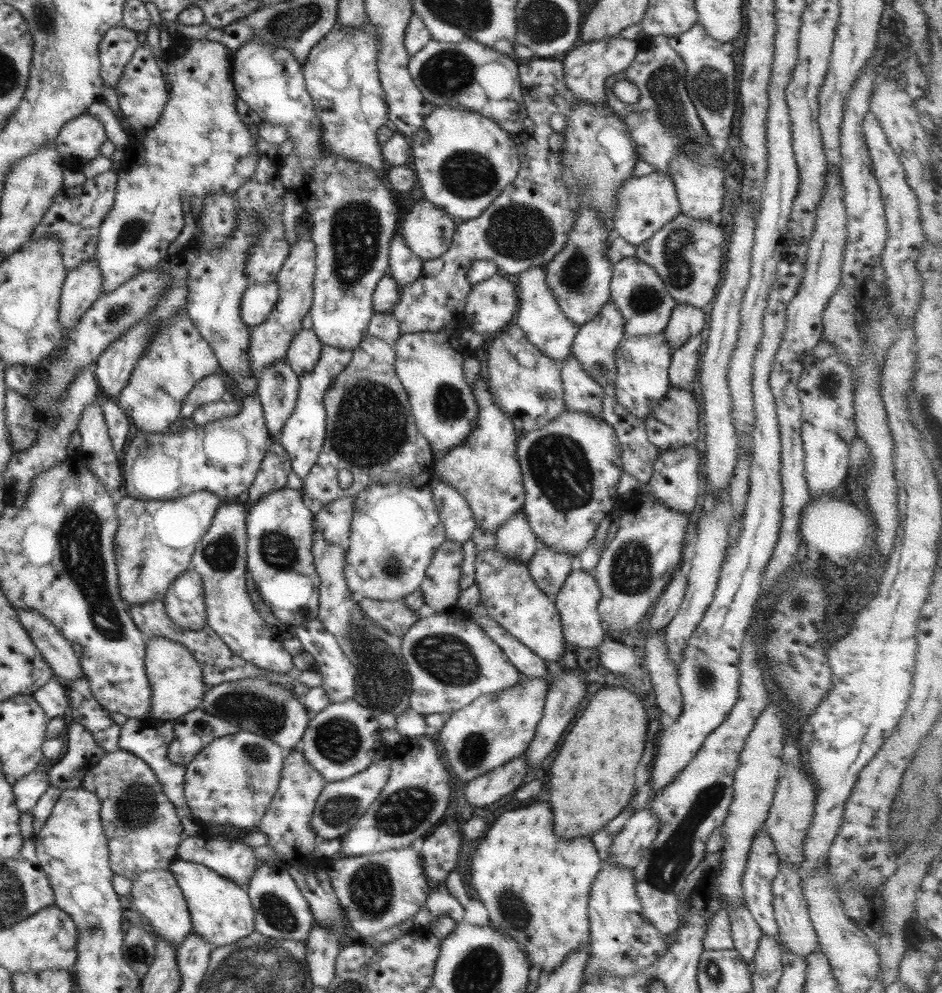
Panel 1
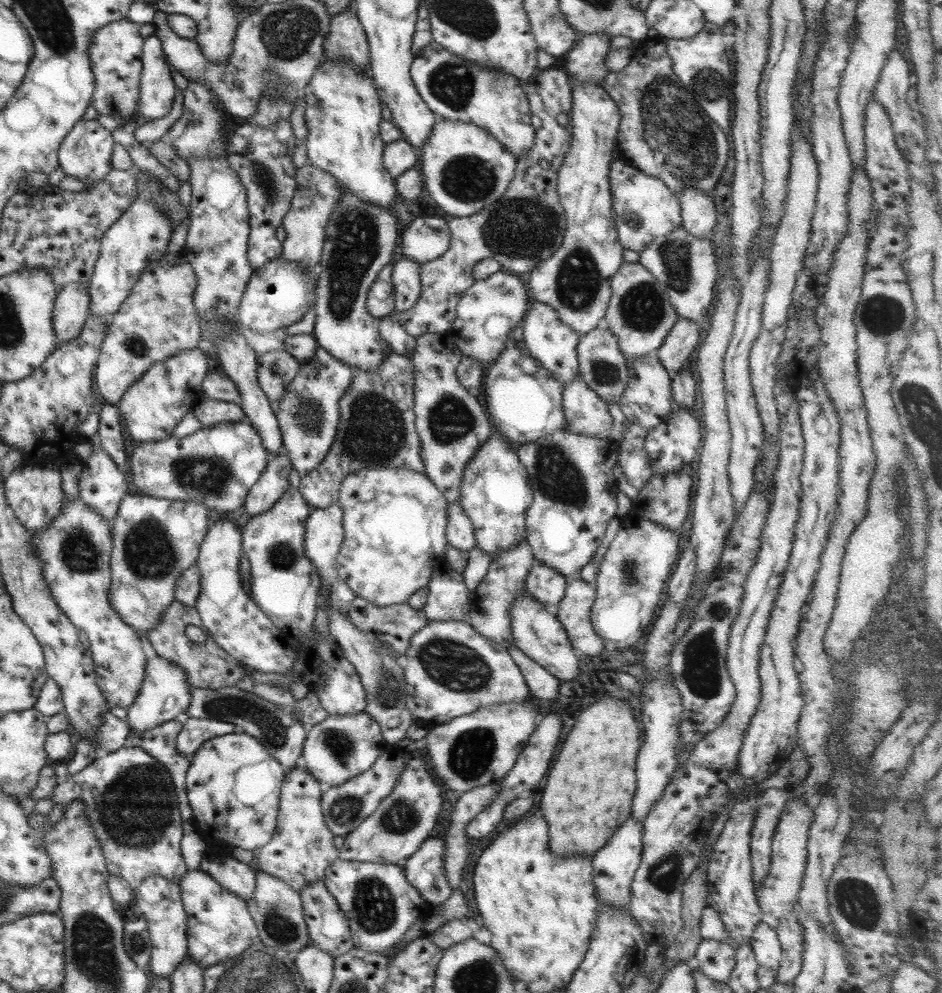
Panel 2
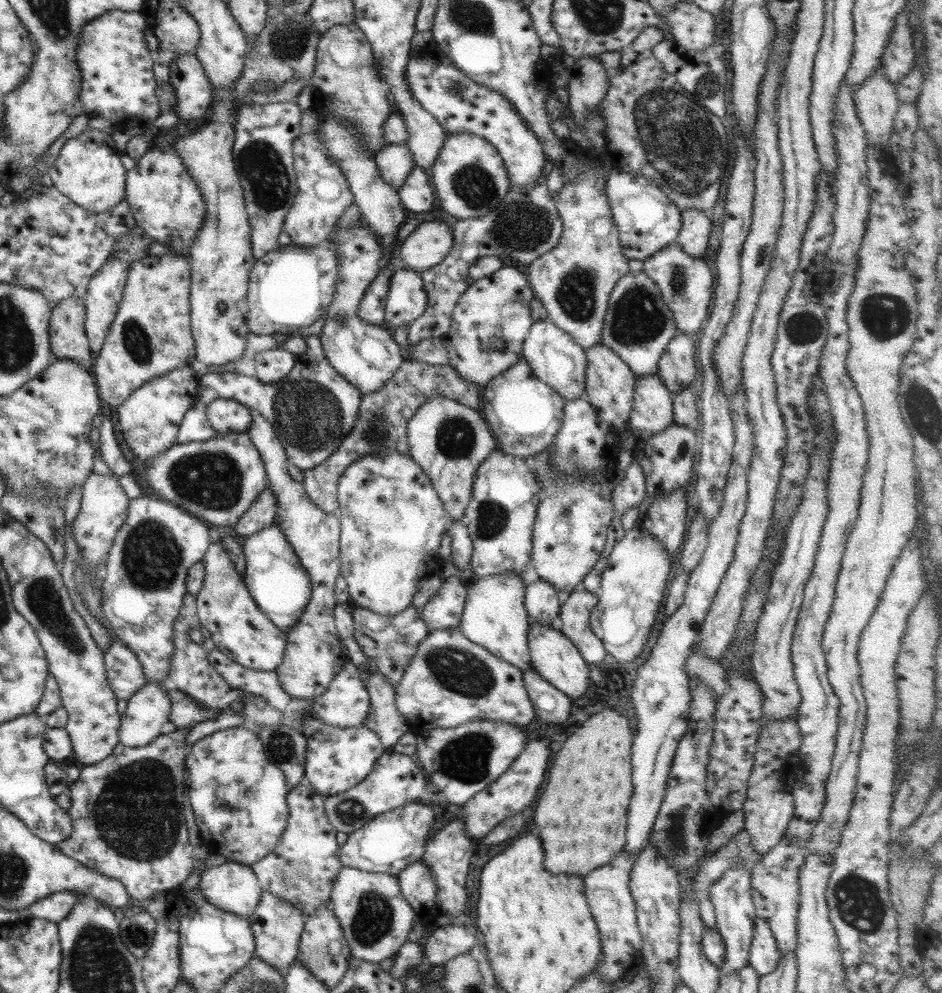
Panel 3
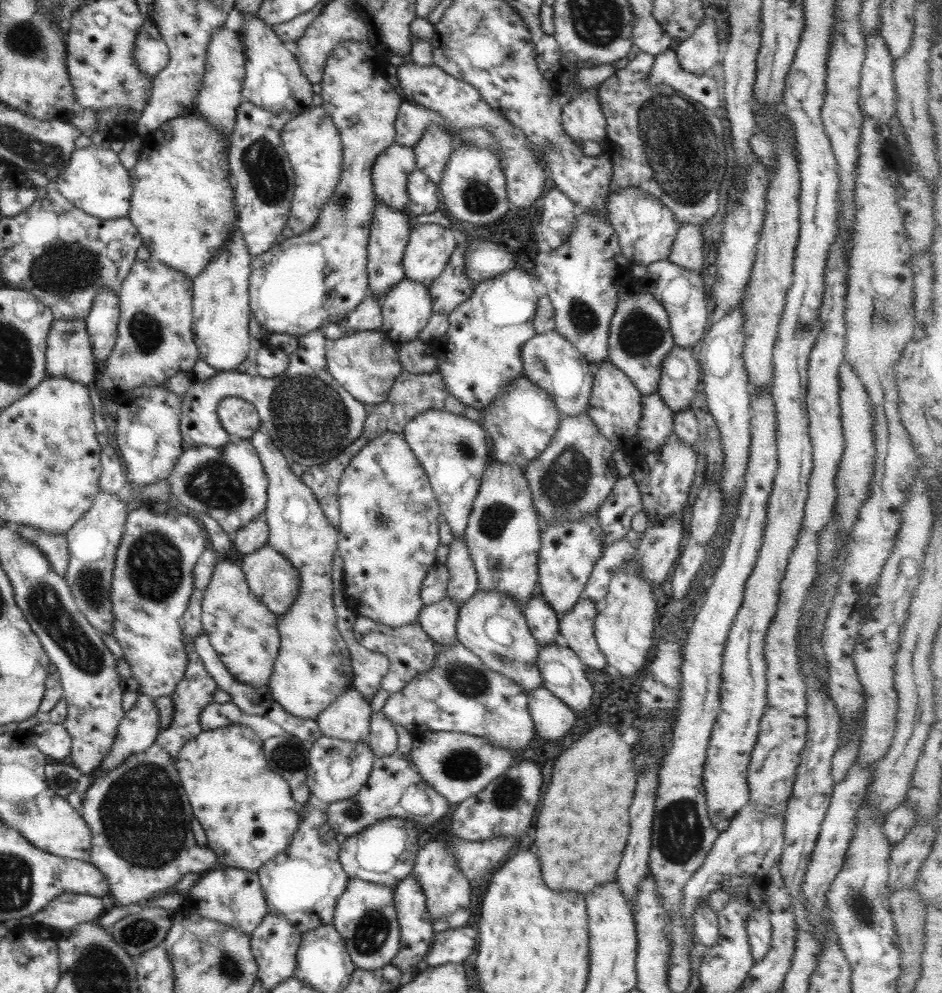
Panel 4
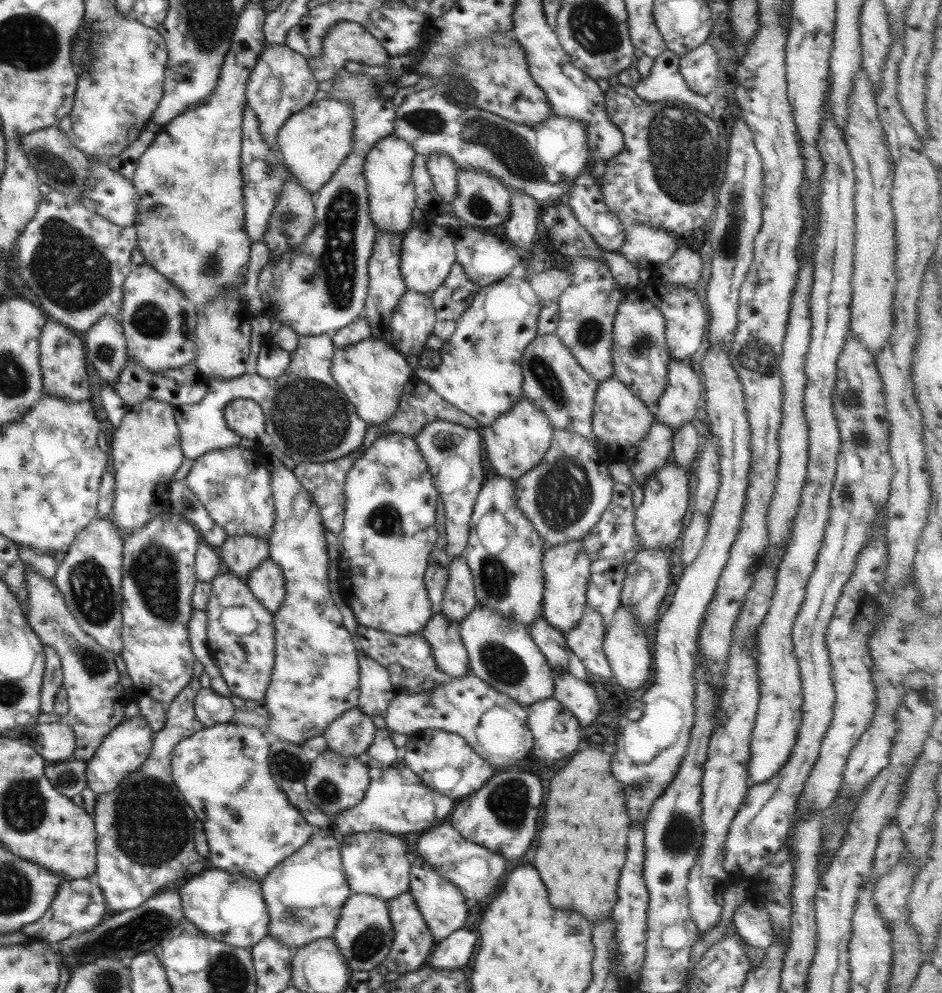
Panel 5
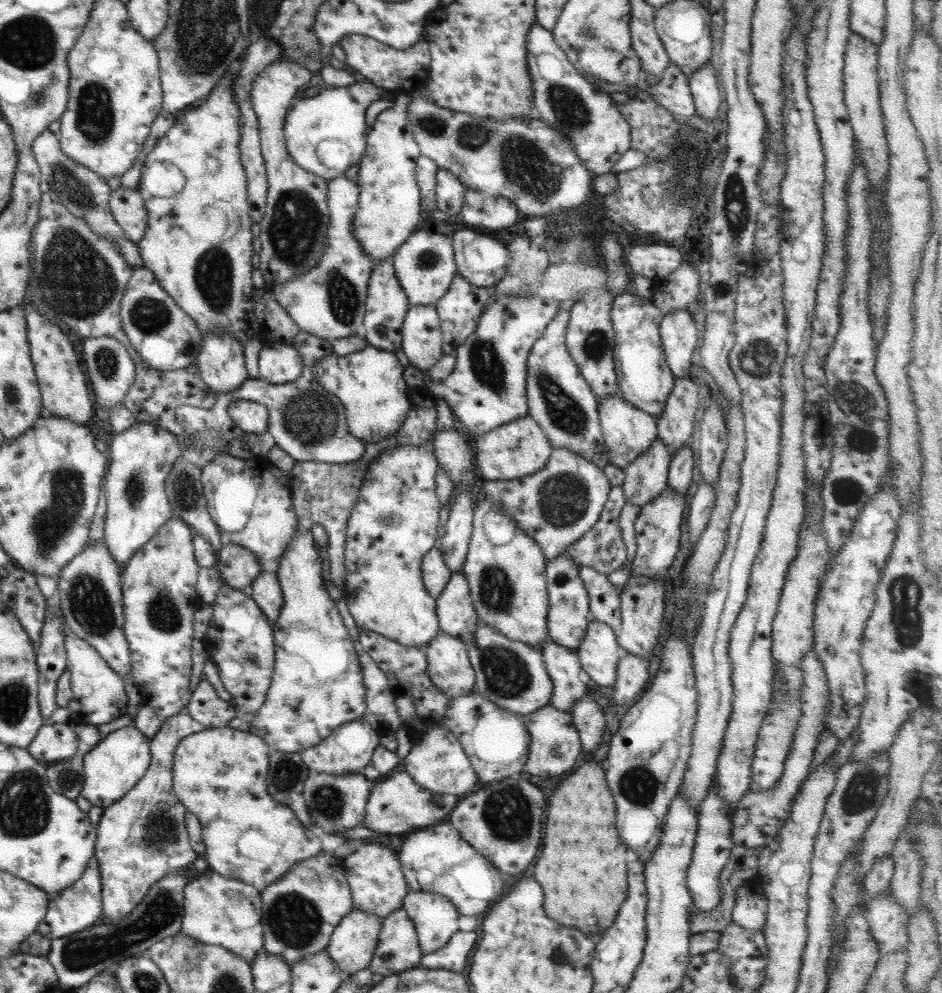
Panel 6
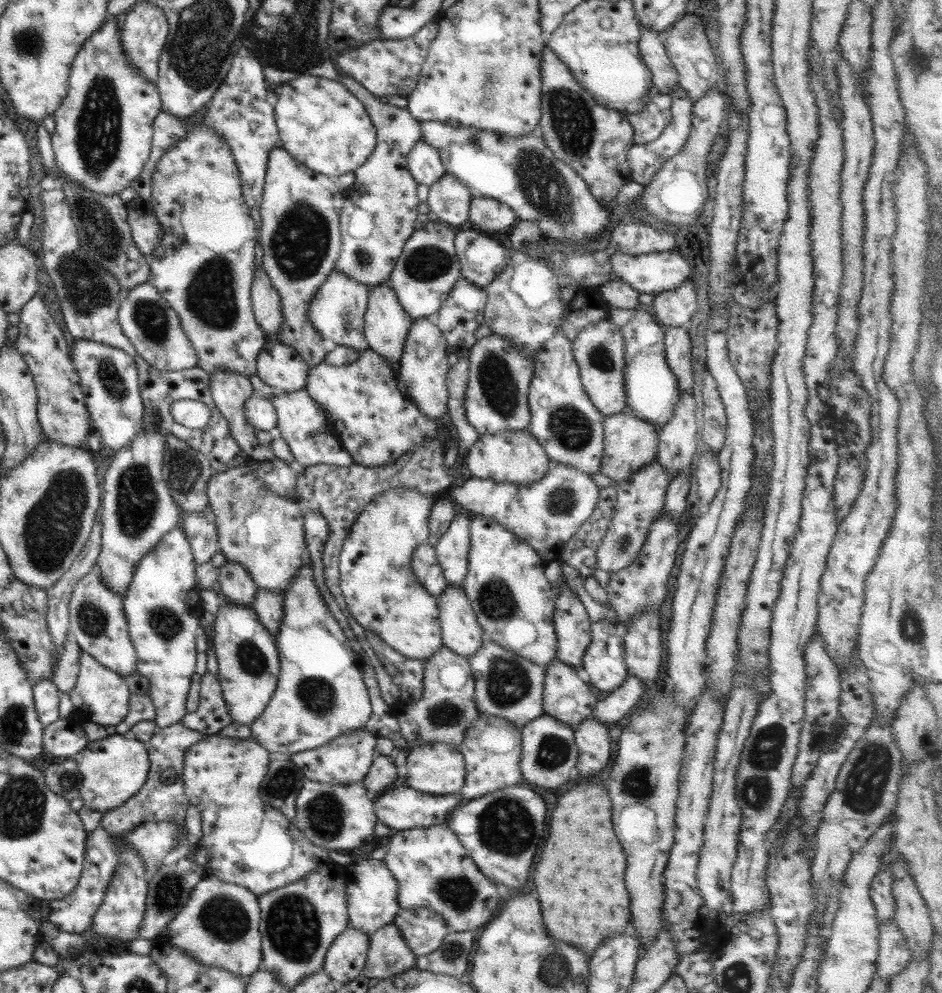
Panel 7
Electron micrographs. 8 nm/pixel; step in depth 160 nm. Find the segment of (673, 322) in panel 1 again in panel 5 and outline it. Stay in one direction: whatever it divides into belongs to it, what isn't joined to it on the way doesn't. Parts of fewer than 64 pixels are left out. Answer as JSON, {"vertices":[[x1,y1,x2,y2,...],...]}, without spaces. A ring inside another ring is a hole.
{"vertices":[[671,359,666,389,660,397,655,418,673,431,691,422,699,407,703,386,688,361]]}

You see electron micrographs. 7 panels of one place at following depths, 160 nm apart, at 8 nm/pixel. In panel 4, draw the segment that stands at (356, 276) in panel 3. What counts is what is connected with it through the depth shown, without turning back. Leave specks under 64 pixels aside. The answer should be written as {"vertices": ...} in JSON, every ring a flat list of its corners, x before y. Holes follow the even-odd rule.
{"vertices":[[380,329,356,330,332,342,328,341,325,347,328,373,366,407,384,402,390,388,403,372,397,354,398,345,390,341]]}

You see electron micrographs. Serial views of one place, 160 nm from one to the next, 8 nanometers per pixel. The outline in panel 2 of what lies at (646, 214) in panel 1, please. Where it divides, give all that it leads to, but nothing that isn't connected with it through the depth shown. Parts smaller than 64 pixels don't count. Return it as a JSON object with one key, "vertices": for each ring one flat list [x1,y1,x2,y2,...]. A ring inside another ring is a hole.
{"vertices":[[625,160,610,165,612,210,619,241,624,249,642,252,656,237,667,235,681,226,681,202,658,177,640,172]]}

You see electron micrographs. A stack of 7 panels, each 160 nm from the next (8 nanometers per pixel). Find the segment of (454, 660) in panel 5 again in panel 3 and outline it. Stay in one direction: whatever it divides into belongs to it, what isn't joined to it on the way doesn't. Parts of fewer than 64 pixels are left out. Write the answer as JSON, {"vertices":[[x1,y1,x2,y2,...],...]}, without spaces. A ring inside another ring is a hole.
{"vertices":[[459,577,443,579,440,590,420,609,422,620,430,631,456,628,463,616,466,600,467,587,461,584]]}

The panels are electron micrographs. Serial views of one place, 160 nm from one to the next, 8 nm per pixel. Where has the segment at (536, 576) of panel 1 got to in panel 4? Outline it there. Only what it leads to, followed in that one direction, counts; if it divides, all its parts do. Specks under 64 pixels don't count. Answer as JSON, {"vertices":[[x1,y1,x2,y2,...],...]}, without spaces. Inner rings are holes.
{"vertices":[[534,592,523,610,532,636,540,644,552,644,559,633,559,615,542,597,542,592]]}

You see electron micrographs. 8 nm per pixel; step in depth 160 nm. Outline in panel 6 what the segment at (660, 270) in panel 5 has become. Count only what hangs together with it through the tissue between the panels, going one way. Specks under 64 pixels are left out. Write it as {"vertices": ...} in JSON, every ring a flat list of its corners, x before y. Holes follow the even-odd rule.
{"vertices":[[681,264,672,274,665,277,666,288,656,290,650,301,658,308,662,315,678,310,688,310,690,303,697,300,700,293,698,272,690,264]]}

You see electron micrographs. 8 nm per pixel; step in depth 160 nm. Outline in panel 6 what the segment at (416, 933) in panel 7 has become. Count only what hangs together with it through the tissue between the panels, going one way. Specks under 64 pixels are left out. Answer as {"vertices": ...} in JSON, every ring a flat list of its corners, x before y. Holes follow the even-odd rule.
{"vertices":[[410,890,401,907,412,918,424,954,440,950,459,931,460,914,451,900,441,894]]}

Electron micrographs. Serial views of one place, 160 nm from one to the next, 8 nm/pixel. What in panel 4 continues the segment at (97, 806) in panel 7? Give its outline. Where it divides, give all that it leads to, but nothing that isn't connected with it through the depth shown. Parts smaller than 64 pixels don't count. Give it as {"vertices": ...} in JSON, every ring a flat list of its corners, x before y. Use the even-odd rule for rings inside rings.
{"vertices":[[139,693,136,704,125,711,113,742,113,748,103,761,90,773,92,777,108,773,121,766,131,754,144,752,157,739,160,717,152,698]]}

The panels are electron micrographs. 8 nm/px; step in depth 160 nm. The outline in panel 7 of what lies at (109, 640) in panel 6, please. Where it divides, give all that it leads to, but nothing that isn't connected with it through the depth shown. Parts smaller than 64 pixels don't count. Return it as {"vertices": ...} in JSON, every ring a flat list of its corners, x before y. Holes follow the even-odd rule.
{"vertices":[[97,565,92,567,71,594,69,600,68,633,76,638,77,645,93,656,100,664,122,677,136,672,137,652,128,632,128,623,123,609,123,597,112,591,101,580]]}

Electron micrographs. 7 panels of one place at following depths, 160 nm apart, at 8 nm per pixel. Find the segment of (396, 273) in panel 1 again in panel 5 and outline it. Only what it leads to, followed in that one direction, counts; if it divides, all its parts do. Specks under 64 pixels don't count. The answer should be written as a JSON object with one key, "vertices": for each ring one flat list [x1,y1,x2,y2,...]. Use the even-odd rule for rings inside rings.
{"vertices":[[407,290,401,301,396,305,396,309,390,317,390,327,388,334,394,340,396,350,412,362,426,350,425,345,428,337,432,335,434,324,436,323,433,302,429,294,420,294,412,290]]}

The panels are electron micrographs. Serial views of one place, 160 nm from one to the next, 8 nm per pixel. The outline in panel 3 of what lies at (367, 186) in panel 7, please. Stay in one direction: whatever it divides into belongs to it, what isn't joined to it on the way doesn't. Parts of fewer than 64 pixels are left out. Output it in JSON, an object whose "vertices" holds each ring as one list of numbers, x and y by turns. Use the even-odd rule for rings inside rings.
{"vertices":[[387,143,375,154,381,177,393,188,400,188,415,163,406,144]]}

